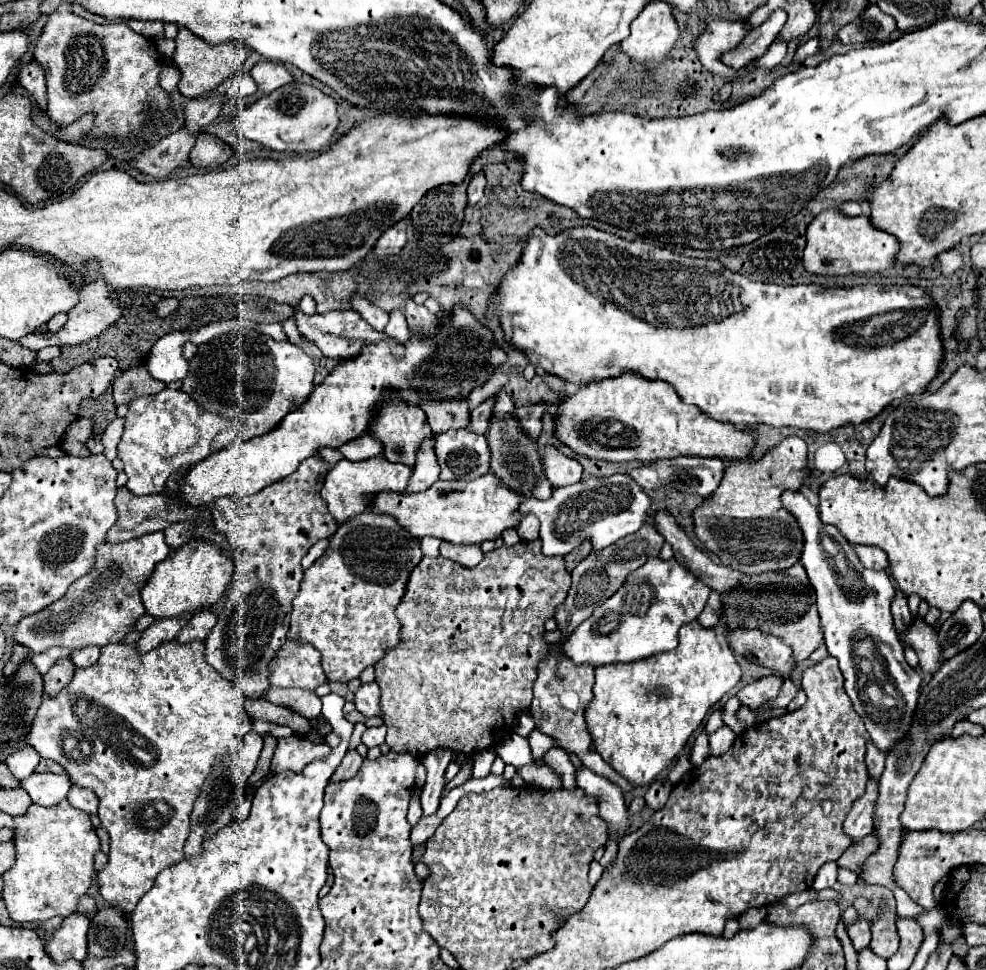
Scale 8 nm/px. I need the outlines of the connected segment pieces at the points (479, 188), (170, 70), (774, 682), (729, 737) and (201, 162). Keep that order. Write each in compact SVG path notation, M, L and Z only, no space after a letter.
M477 172L473 174L469 186L467 186L467 198L469 198L469 204L477 204L483 196L483 190L485 190L485 174L483 172Z
M165 64L159 74L159 86L165 92L173 92L177 88L177 82L179 82L179 70L173 64Z
M765 676L765 678L759 678L759 680L747 684L745 688L741 688L737 692L737 698L741 700L741 704L745 704L749 708L759 708L765 702L775 700L781 686L783 686L783 680L779 680L779 676Z
M721 726L717 732L713 732L709 736L709 746L711 746L711 754L713 756L721 756L725 754L729 748L733 745L736 738L736 734L727 728L727 726Z
M201 132L197 136L197 144L191 150L189 160L197 168L219 168L231 156L233 156L233 148L227 142L223 142L221 138L209 132Z

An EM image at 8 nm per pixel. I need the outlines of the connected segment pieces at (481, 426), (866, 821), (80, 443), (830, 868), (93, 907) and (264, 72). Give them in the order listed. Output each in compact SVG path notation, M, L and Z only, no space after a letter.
M485 400L475 410L471 410L471 418L469 418L469 430L471 432L475 432L475 434L485 434L487 432L491 408L493 408L493 400Z
M873 778L867 782L867 792L853 804L849 818L845 818L845 832L853 836L853 842L873 832L873 814L877 798L879 798L879 780Z
M77 418L65 432L63 436L63 442L61 442L61 450L65 454L73 454L73 456L79 456L79 458L85 458L89 456L89 450L85 448L85 440L89 436L93 436L91 432L91 420L87 418Z
M829 862L821 868L821 872L817 874L815 882L813 882L813 890L823 890L823 888L831 888L837 882L837 862Z
M85 894L77 900L77 910L75 914L83 914L83 916L95 916L97 914L97 904L95 904L95 898Z
M257 62L251 68L251 78L257 82L257 88L263 94L271 94L279 86L289 84L293 80L291 74L287 72L287 68L283 64L275 64L275 62Z

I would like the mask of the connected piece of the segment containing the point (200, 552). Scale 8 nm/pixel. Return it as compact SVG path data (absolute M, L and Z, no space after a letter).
M193 538L187 544L183 544L177 550L177 554L173 554L173 558L167 558L155 566L151 578L147 580L147 584L141 590L141 600L143 600L145 612L149 616L153 616L155 620L163 620L163 618L181 618L187 612L201 612L203 608L211 608L223 596L227 584L231 582L231 576L233 576L233 562L217 546L213 546L205 540Z

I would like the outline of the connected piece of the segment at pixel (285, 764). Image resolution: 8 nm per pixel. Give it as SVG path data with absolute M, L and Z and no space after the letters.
M277 738L277 748L271 760L271 774L283 770L299 772L317 758L327 758L331 748L327 744L313 744L305 738Z

